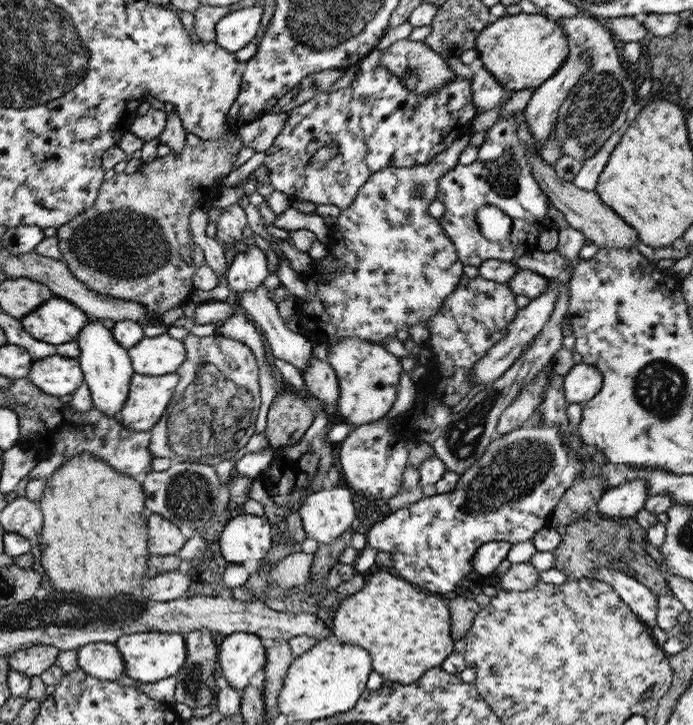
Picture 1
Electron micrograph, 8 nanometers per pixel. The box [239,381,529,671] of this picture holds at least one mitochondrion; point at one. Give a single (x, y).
(463, 435)

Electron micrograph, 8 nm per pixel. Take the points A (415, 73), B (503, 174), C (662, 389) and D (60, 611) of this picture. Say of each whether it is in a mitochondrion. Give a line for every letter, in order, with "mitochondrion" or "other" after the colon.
A: mitochondrion
B: mitochondrion
C: mitochondrion
D: mitochondrion

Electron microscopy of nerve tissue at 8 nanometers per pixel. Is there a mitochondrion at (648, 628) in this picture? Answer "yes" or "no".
no

